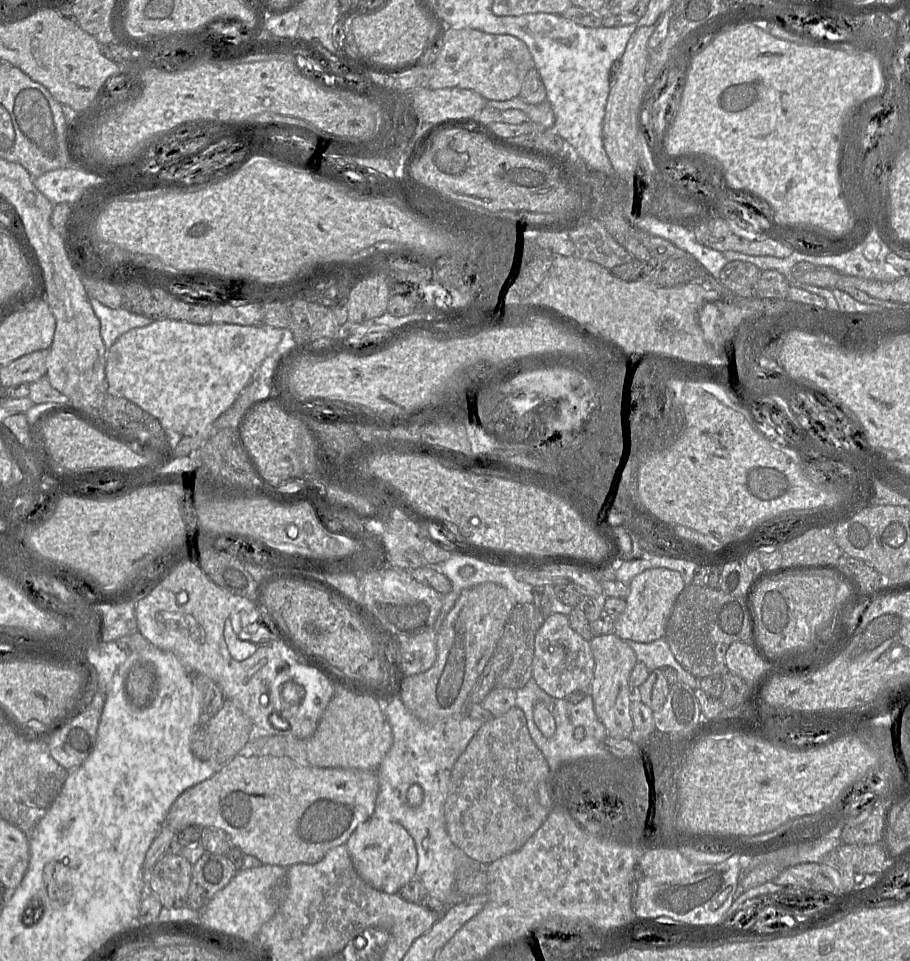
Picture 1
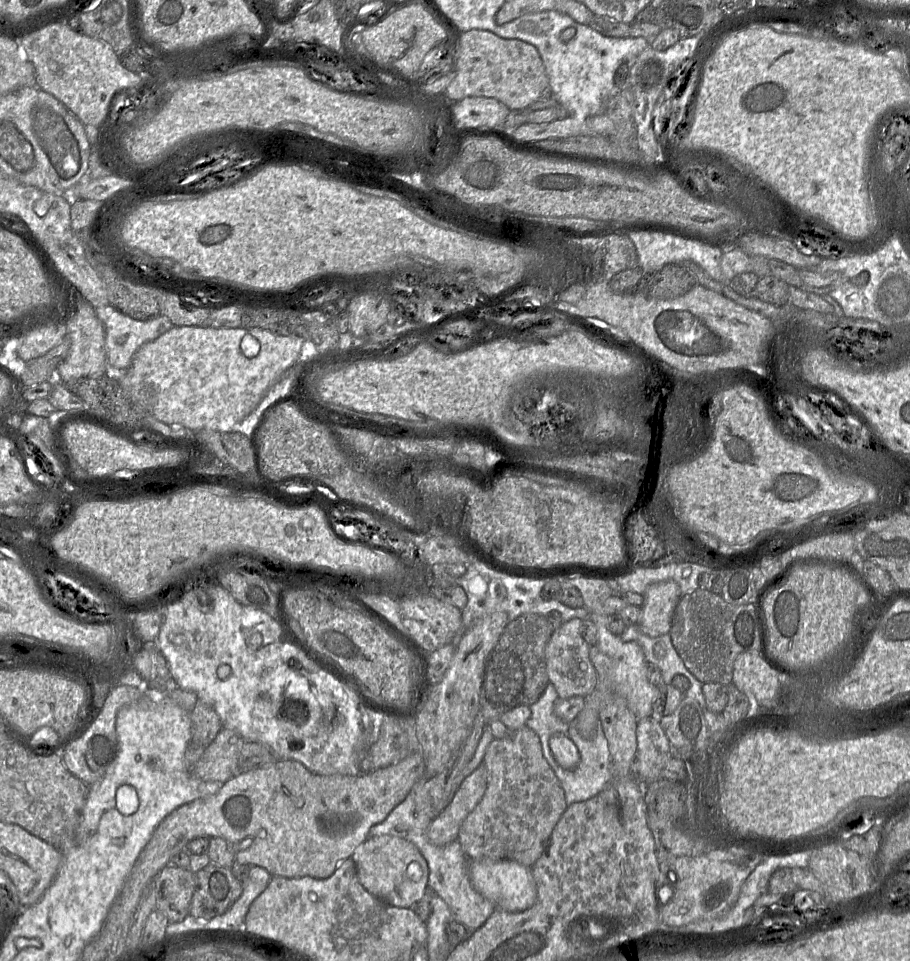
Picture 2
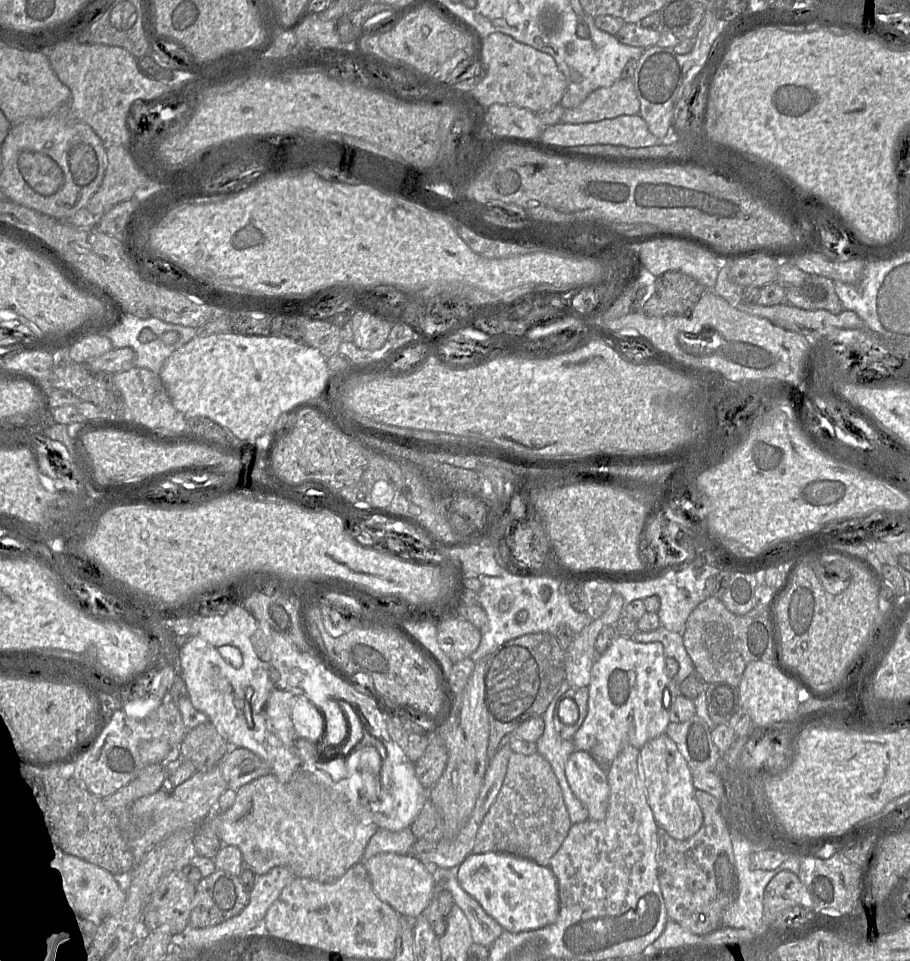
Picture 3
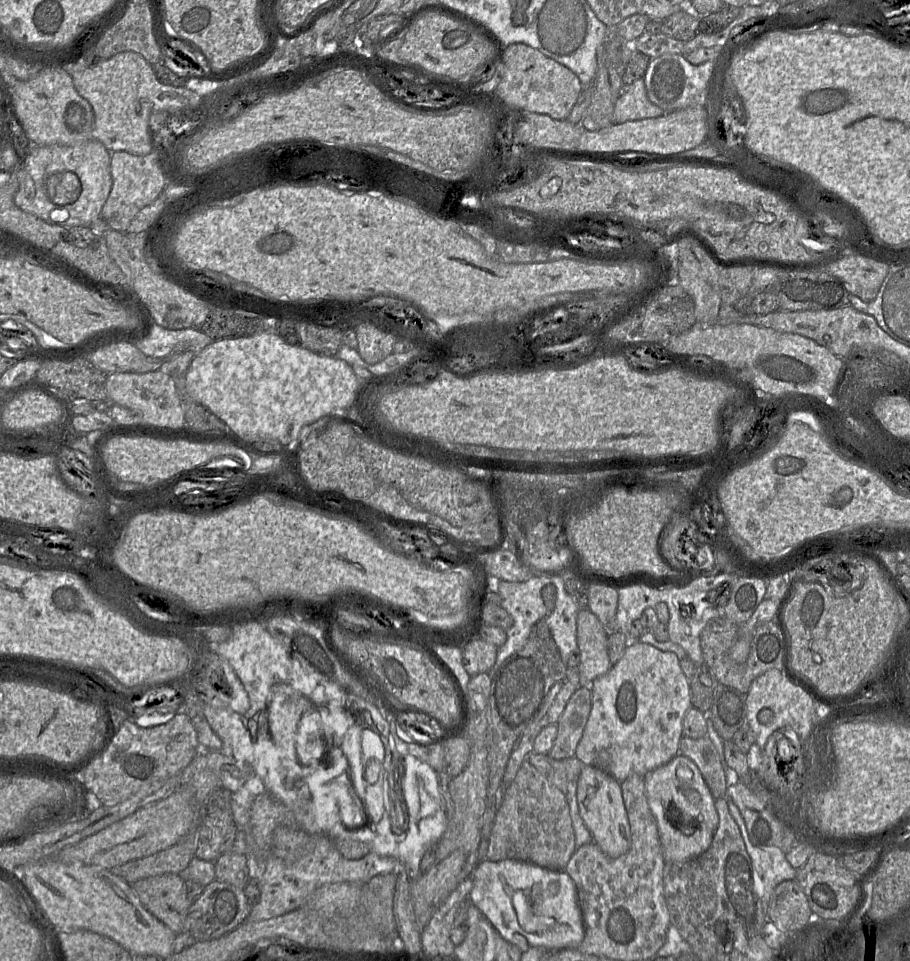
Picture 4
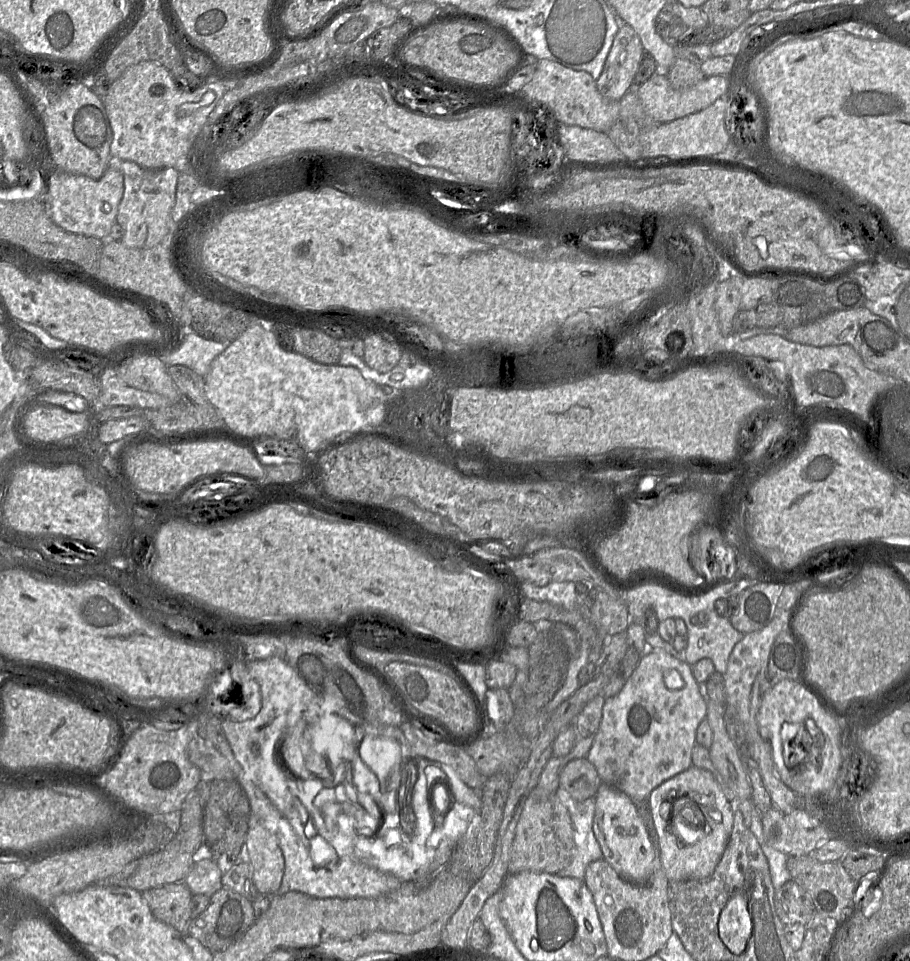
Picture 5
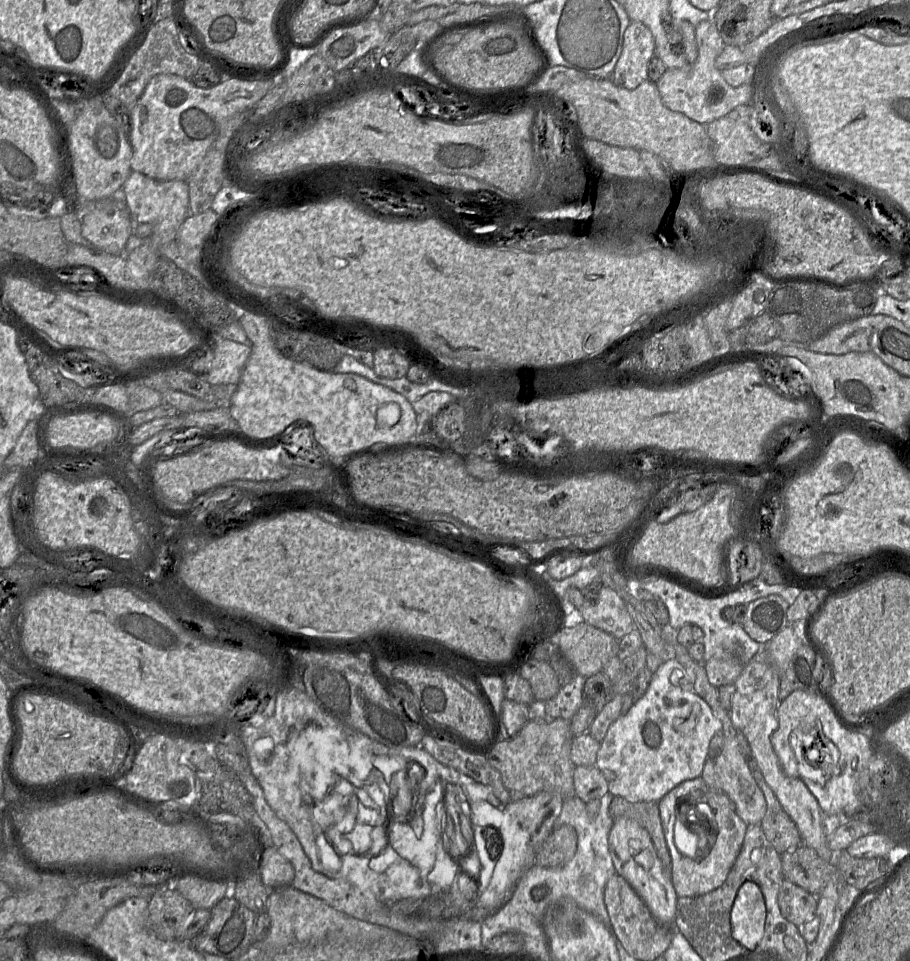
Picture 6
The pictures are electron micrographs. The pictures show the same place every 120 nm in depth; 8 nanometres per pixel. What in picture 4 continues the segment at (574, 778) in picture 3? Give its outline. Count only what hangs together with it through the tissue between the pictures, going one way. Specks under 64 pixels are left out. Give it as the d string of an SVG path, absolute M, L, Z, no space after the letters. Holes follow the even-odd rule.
M584 764L576 785L580 813L594 842L609 857L617 858L627 853L631 847L631 830L621 783L610 774Z

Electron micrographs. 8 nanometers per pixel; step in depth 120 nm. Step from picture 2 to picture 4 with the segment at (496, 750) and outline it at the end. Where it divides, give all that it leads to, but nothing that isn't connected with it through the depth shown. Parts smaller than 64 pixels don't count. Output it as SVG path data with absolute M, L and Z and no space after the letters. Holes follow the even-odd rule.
M523 762L497 808L486 859L514 859L564 870L575 851L575 832L564 793L536 767Z

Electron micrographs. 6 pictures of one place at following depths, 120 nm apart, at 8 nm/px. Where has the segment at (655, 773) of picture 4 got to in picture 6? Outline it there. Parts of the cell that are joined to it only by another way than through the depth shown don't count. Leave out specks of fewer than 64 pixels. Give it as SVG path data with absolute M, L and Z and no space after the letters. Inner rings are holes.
M702 776L680 783L658 801L660 817L672 861L671 877L678 897L693 897L709 893L720 887L733 867L743 845L747 824L736 813L733 802L720 789L710 788ZM679 803L684 809L679 812ZM690 809L690 810L689 810ZM689 810L689 811L687 811ZM698 812L708 824L702 824L703 831L710 831L710 815L716 824L717 837L705 848L699 850L698 838L688 829L693 814ZM684 813L684 814L683 814Z

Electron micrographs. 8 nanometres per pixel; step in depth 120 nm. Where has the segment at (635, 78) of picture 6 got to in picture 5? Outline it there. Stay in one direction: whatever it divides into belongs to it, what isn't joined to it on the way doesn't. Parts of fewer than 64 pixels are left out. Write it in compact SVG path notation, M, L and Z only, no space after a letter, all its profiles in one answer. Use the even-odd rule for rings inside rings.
M621 23L603 71L596 80L599 93L607 100L619 101L633 84L645 53L635 30L630 25Z

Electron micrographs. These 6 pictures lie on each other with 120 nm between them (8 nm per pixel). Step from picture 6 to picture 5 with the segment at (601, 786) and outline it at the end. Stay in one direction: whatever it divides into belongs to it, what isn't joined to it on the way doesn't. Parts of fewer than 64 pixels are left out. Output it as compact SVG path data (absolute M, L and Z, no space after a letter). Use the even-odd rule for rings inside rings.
M587 757L568 762L559 779L560 786L580 801L594 797L603 783L595 766Z

